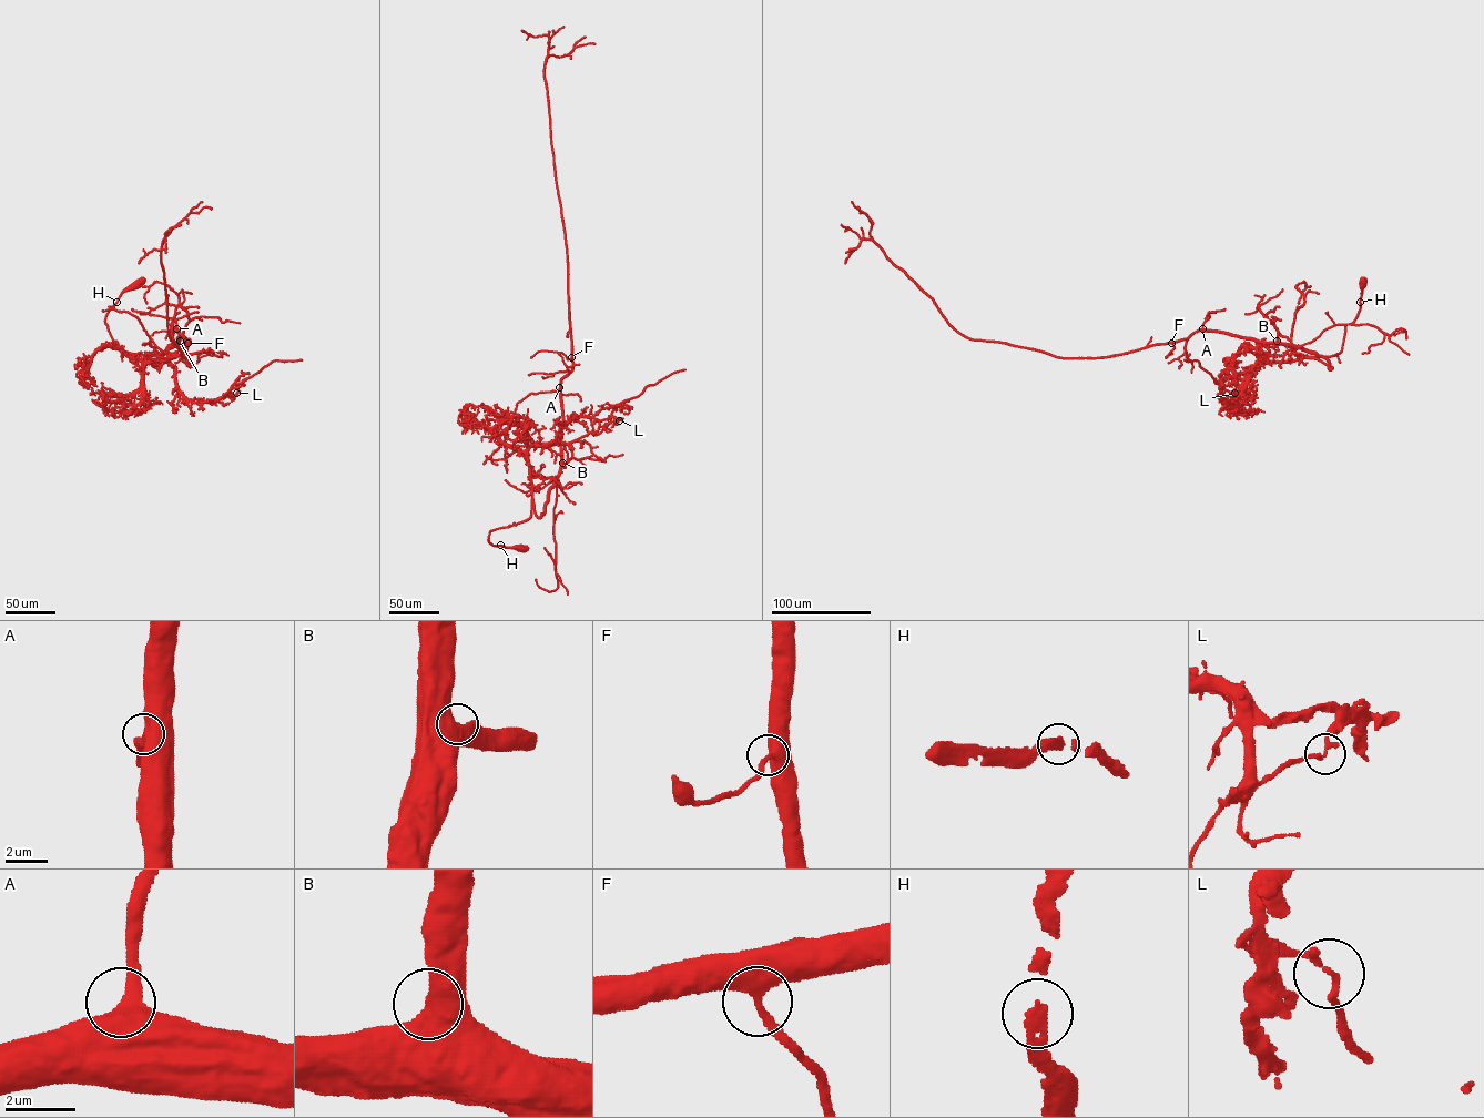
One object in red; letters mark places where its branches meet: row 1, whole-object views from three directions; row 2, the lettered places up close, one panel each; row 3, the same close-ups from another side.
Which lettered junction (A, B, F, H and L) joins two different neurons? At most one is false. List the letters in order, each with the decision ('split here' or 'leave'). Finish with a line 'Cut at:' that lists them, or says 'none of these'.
A: leave
B: leave
F: leave
H: leave
L: split here
Cut at: L

